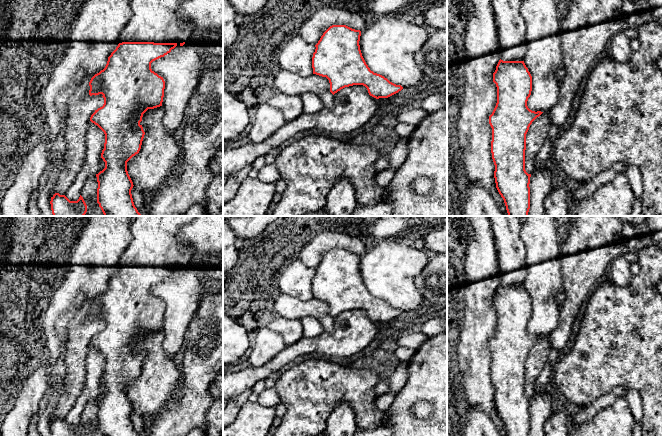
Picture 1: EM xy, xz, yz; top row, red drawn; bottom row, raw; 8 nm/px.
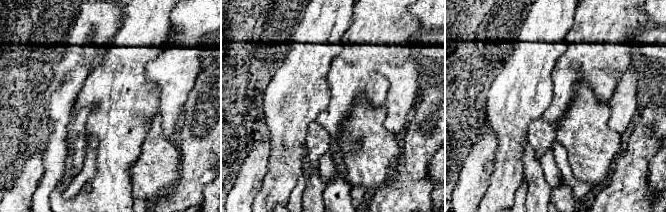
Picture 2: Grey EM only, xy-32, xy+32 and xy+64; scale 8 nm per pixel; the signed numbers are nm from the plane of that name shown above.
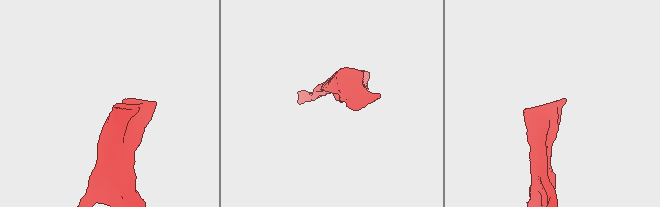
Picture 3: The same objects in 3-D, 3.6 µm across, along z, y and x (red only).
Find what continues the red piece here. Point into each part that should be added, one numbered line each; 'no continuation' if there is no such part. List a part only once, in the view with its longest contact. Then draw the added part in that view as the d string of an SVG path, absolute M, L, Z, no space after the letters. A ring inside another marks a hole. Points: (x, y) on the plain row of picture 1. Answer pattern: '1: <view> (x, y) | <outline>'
1: xy (154, 242) | M136 216L129 227L131 240L117 265L183 267L191 250L182 245L177 234L180 227L197 216Z

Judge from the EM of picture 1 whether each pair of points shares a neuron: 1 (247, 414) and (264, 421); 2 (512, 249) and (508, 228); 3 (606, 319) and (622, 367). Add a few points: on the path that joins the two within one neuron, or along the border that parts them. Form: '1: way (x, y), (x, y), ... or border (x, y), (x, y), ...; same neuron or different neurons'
1: way (251, 418), (254, 421), (260, 421); same neuron
2: way (508, 244), (508, 233); same neuron
3: way (611, 331), (621, 343), (622, 355); same neuron

